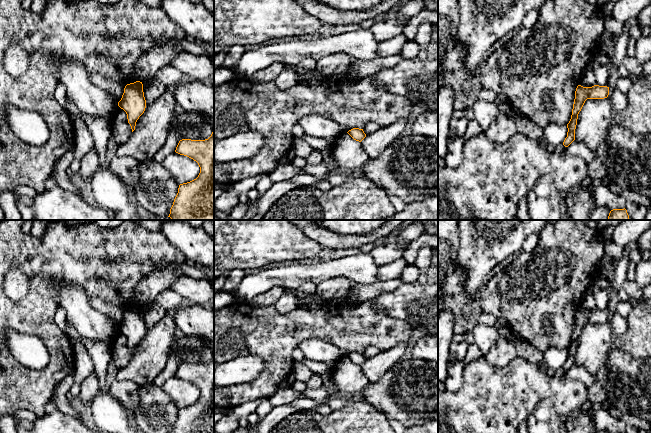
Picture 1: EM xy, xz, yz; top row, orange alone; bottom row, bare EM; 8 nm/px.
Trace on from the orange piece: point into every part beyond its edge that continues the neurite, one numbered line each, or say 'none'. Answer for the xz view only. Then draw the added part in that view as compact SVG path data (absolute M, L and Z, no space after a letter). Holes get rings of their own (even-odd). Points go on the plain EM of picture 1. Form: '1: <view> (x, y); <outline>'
none

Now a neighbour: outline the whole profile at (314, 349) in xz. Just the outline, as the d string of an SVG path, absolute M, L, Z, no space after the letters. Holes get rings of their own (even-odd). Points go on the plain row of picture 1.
M320 338L306 339L298 348L303 352L305 360L326 363L330 369L343 357L338 347Z

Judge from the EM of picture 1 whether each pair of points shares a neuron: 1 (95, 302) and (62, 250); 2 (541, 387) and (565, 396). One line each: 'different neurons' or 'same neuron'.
1: different neurons
2: same neuron

